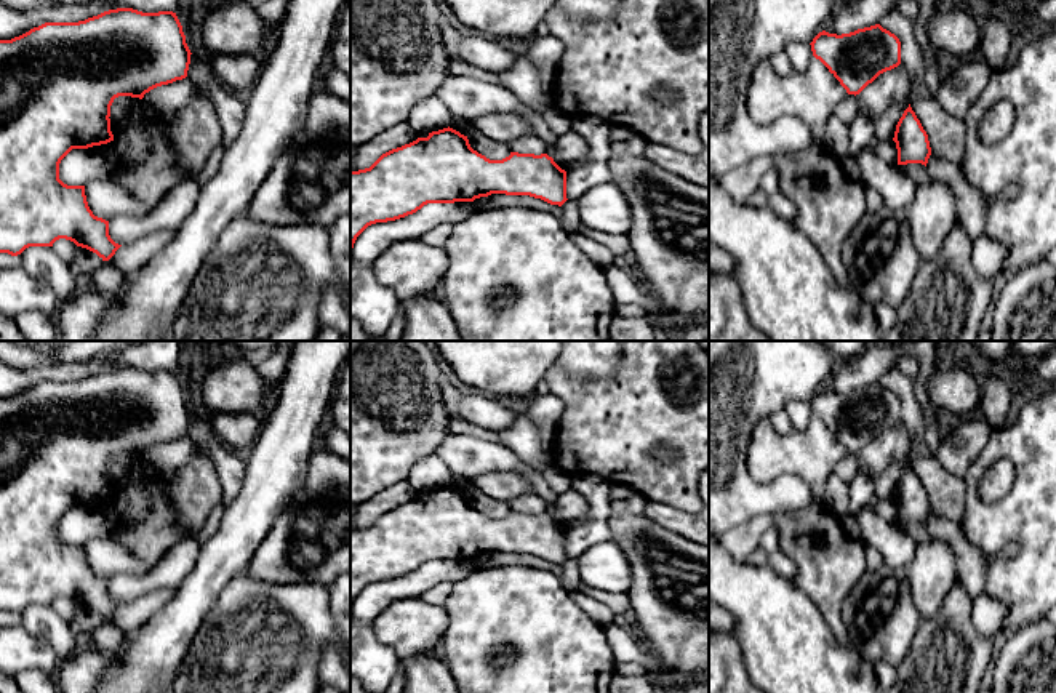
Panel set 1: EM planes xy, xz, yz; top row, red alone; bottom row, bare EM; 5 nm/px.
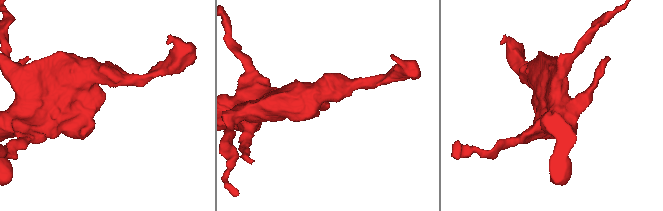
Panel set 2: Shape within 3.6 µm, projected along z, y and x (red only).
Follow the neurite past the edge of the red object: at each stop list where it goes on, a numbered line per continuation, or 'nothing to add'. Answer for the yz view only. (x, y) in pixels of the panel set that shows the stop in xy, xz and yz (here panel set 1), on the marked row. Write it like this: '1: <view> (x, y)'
nothing to add

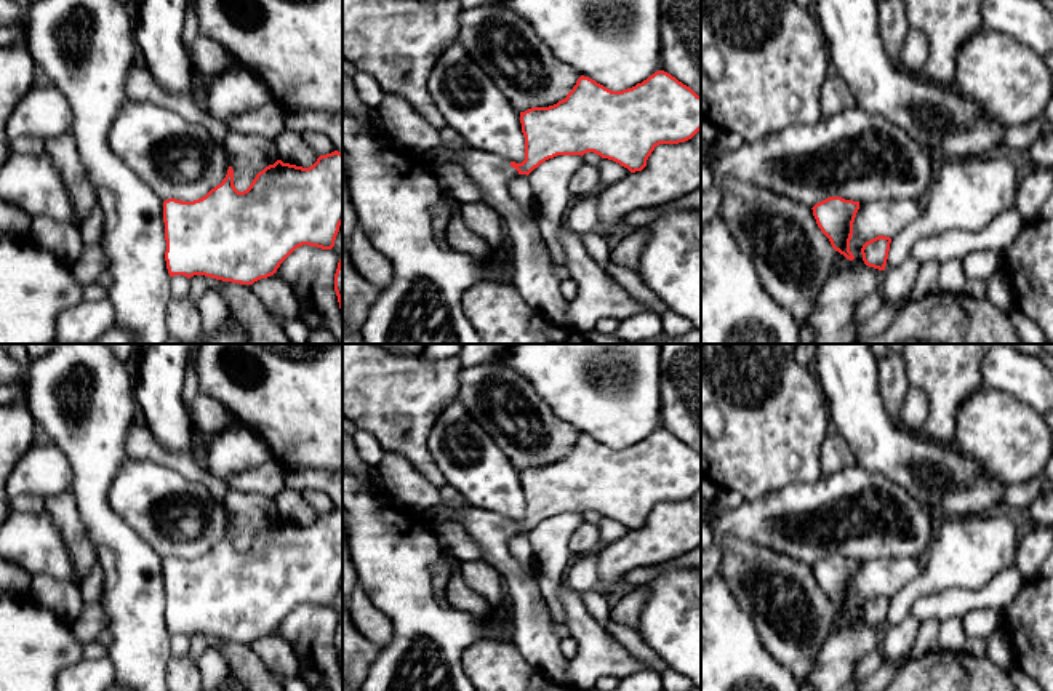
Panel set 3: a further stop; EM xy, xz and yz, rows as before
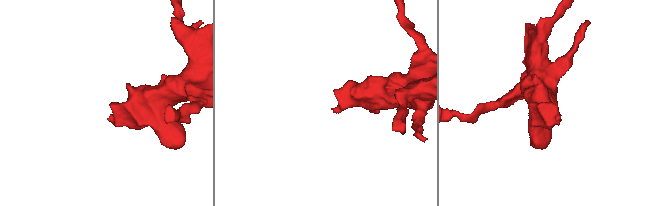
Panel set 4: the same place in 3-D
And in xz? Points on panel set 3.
1: xz (533, 279)

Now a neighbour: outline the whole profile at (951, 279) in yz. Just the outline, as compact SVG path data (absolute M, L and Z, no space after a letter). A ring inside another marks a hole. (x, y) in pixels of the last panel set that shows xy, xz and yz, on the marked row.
M962 259L941 261L938 270L939 291L962 293L967 283Z

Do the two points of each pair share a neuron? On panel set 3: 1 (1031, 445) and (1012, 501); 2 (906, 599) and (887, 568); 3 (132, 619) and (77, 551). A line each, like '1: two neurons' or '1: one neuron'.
1: two neurons
2: two neurons
3: two neurons

